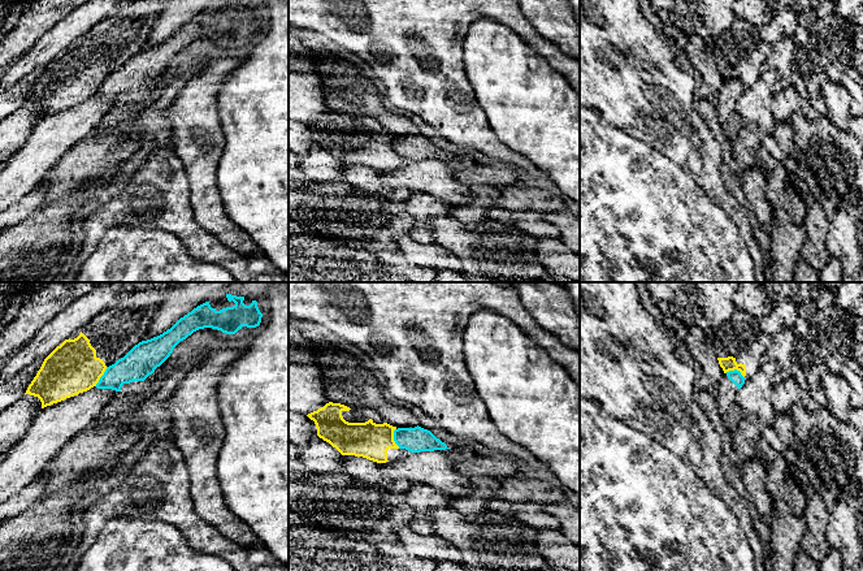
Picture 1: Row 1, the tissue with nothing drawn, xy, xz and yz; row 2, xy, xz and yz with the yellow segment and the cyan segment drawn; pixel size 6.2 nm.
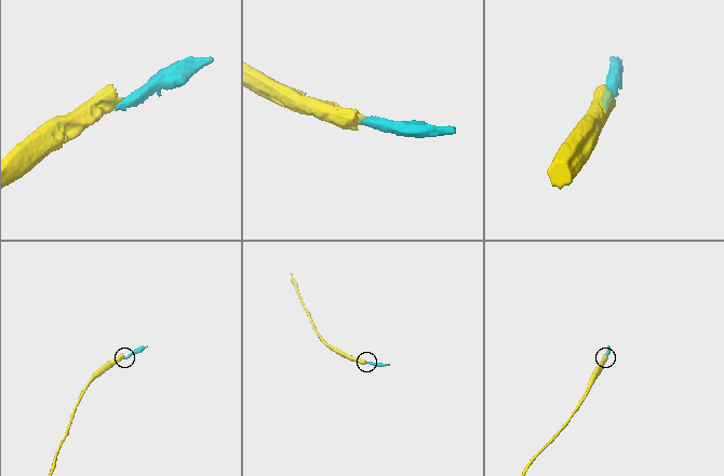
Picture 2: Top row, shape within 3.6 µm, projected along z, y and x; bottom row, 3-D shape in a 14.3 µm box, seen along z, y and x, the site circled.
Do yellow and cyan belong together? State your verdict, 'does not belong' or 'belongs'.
does not belong

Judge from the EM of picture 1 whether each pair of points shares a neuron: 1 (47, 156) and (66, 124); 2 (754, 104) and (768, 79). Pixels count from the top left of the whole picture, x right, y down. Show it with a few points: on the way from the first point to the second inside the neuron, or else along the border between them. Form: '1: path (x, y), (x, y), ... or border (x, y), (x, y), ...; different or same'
1: path (47, 148), (47, 143), (59, 132); same
2: path (758, 98), (763, 86); same

